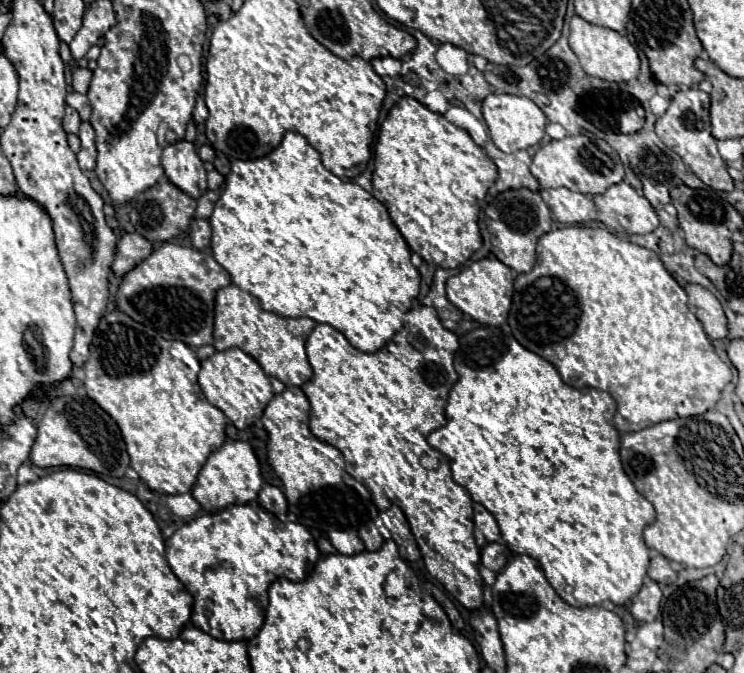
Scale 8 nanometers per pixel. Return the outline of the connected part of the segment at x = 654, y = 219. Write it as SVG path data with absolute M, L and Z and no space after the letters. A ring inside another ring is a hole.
M625 181L611 185L601 195L593 195L593 201L597 207L597 219L605 223L609 229L625 231L629 235L633 233L645 235L659 227L659 217L651 207L651 203ZM621 217L629 219L627 229L623 229L619 221Z

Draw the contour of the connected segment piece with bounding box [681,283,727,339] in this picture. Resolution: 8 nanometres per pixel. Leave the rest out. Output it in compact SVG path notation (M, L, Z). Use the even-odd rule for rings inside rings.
M683 283L681 287L687 293L689 309L701 321L705 333L711 339L723 339L727 335L727 317L723 313L721 303L717 301L717 297L707 287L703 287L703 285Z

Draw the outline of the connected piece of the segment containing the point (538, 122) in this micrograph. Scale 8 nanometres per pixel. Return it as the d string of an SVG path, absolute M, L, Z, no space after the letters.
M491 93L483 99L481 103L481 111L483 111L483 119L489 127L491 139L493 143L505 151L505 153L515 153L517 149L527 149L531 145L539 145L543 135L545 135L545 125L547 125L547 117L543 115L543 111L527 97L515 97L515 95L497 95Z

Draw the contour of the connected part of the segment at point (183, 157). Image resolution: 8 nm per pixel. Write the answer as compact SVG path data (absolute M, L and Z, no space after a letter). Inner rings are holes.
M175 141L163 149L161 157L165 175L173 185L191 195L193 199L201 197L207 191L207 177L203 169L203 161L197 155L195 143L191 141Z

